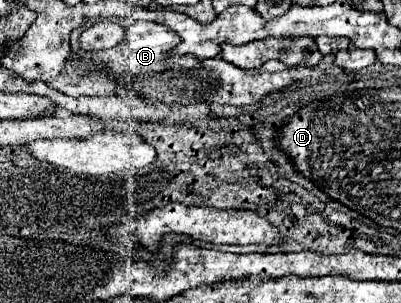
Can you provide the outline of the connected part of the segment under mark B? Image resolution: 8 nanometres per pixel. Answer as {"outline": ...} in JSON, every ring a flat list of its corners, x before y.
{"outline":[[133,22,119,46,111,50,99,50,99,52,85,52,79,46,81,32,93,25,86,23,75,29,70,34,70,46,73,54,79,58,87,58,93,62,107,62,113,70,113,74,121,76,121,82,127,84,131,90,135,90,139,96,147,98,149,102,165,102,165,104,199,104,199,102,217,102,217,104,233,104,233,106,245,106,253,104,259,98,263,98,271,90,281,90,289,86,295,80,303,80,307,76,319,76,325,72,339,72,339,68,333,64,333,54,327,54,317,66,299,66,289,68,279,60,269,60,263,66,255,70,243,70,235,64,213,58,199,62,197,58,169,58,167,52,173,50,179,44,179,36,171,34,163,24,155,22]]}

